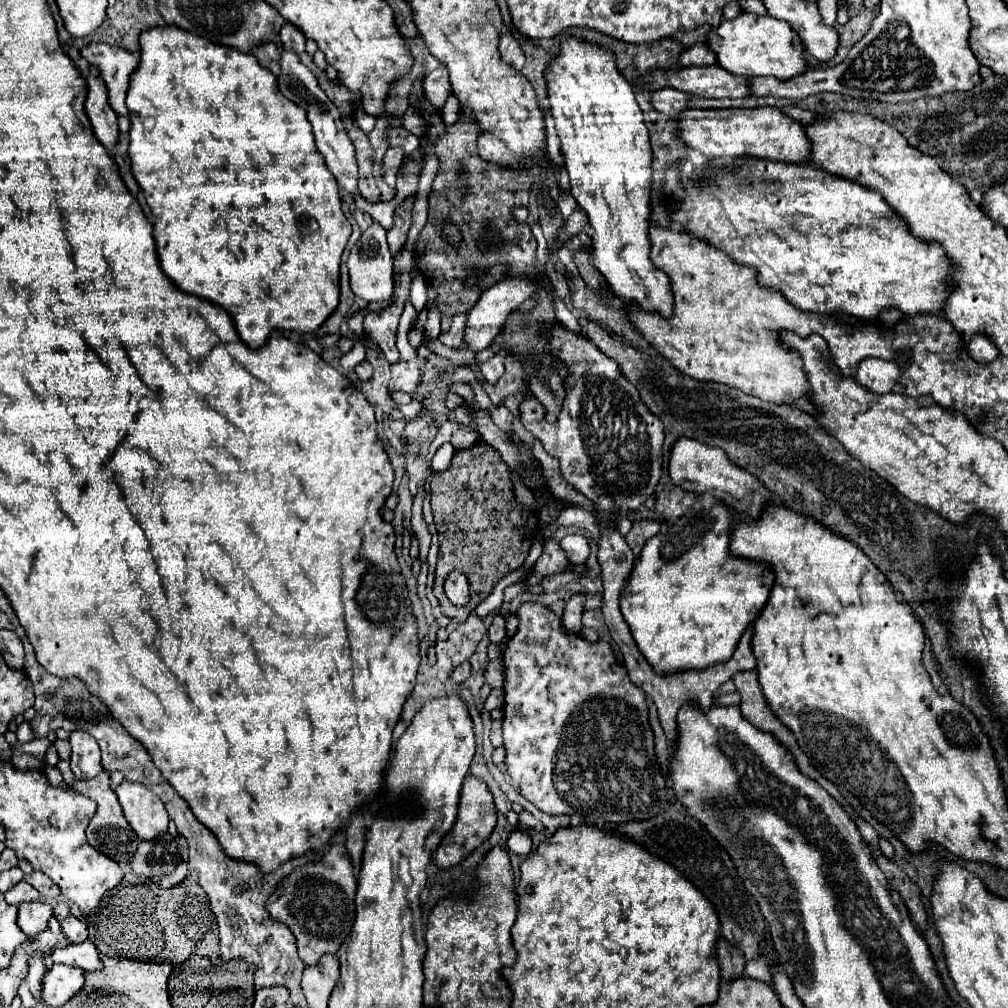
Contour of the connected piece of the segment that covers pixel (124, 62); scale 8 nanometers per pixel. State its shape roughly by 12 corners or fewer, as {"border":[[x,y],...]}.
{"border":[[88,44],[80,54],[98,66],[108,102],[128,116],[124,98],[140,60],[110,44]]}

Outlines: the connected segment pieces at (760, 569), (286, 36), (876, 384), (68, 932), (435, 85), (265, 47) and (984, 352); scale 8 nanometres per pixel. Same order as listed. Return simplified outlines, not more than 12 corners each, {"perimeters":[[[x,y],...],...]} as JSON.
{"perimeters":[[[734,512],[642,548],[620,606],[672,674],[726,662],[772,564],[730,552]],[[286,22],[280,40],[286,48],[304,52],[306,38],[294,24]],[[866,358],[856,378],[866,390],[886,394],[904,364]],[[76,916],[60,922],[66,940],[82,944],[88,938],[86,922]],[[444,66],[424,78],[424,94],[438,110],[450,94]],[[262,42],[250,54],[278,76],[278,44]],[[974,334],[974,360],[992,362],[1000,354],[992,340]]]}

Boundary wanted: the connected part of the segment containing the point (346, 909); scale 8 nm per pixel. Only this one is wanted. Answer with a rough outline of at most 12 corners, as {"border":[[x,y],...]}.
{"border":[[344,844],[286,876],[266,902],[314,966],[354,922]]}

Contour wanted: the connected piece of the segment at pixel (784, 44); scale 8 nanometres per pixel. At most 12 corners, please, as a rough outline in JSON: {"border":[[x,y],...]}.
{"border":[[742,12],[708,34],[734,76],[808,70],[788,22]]}

